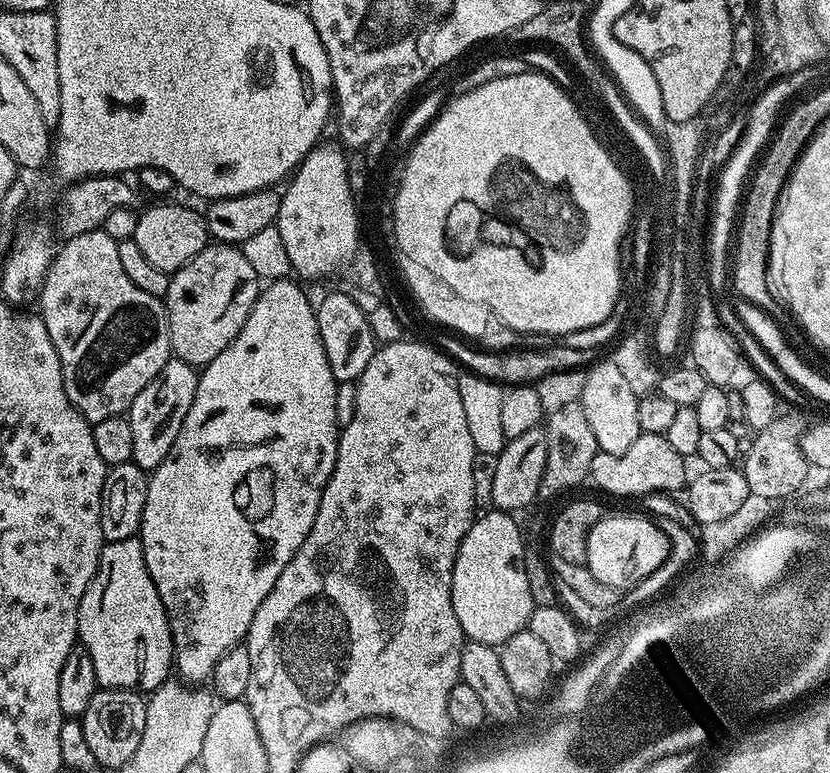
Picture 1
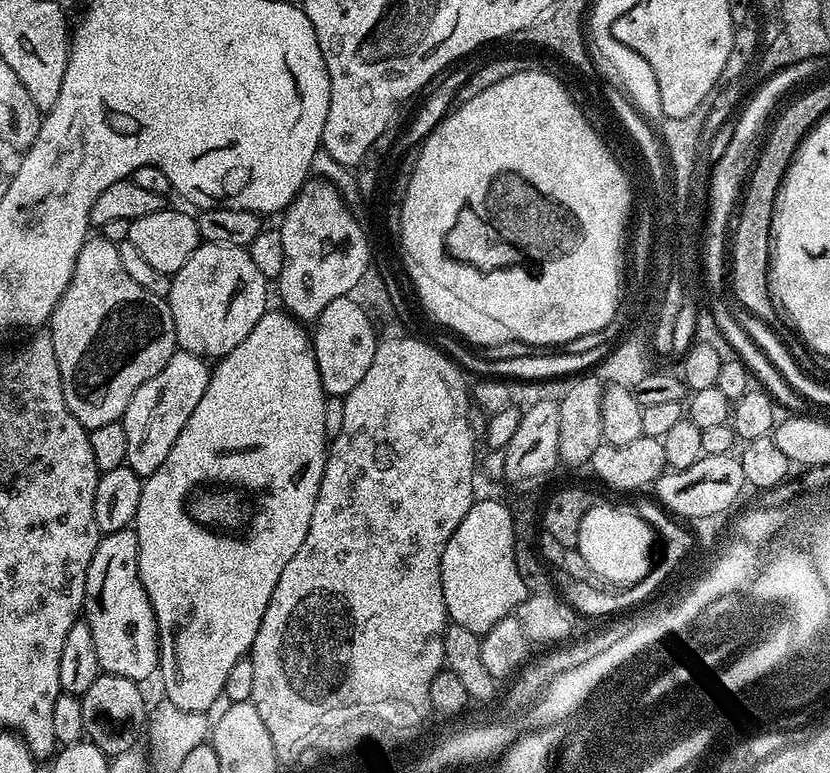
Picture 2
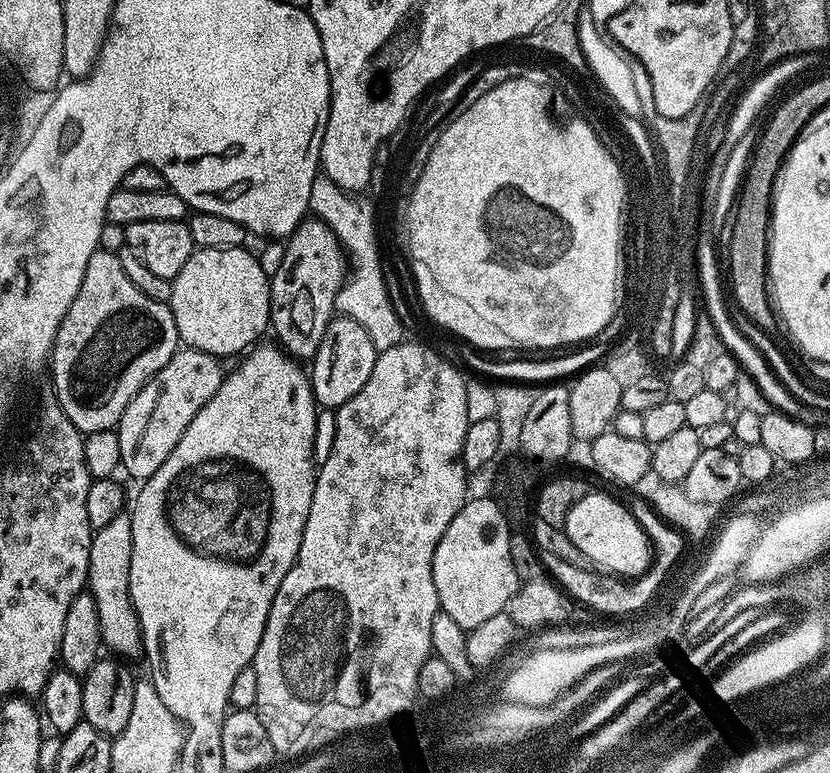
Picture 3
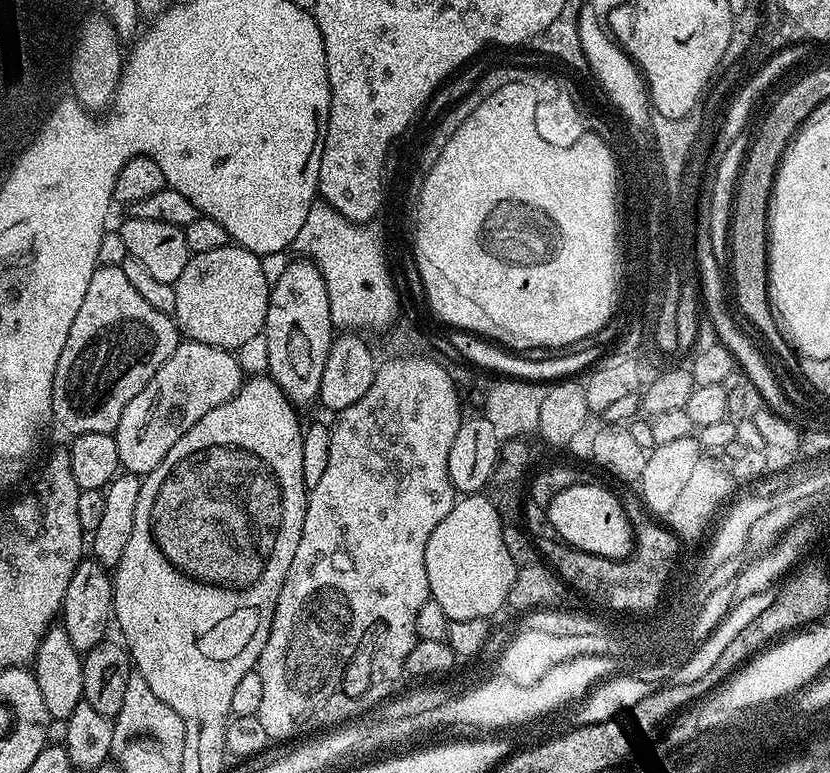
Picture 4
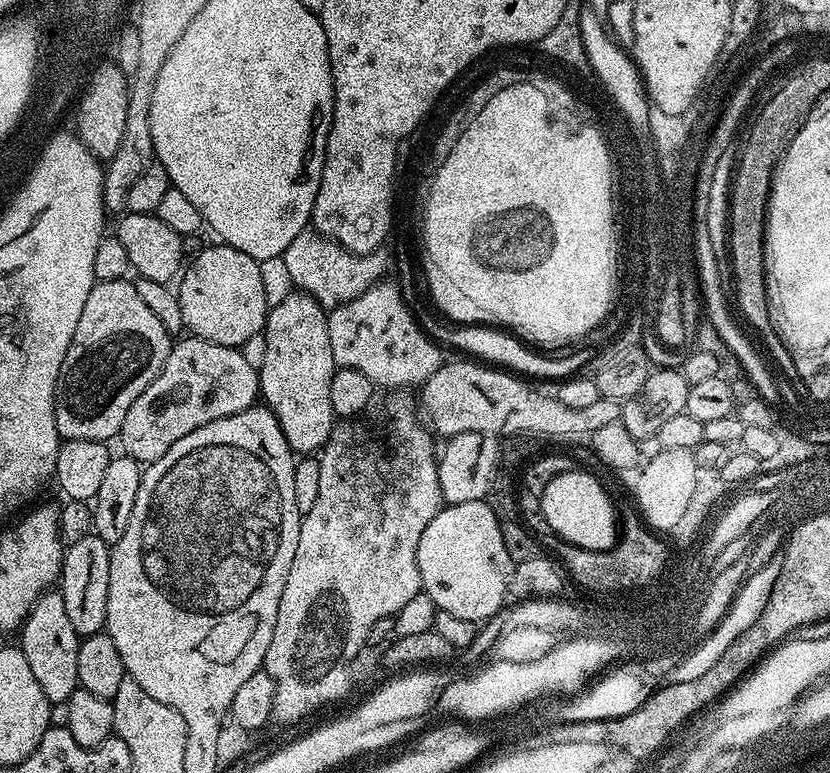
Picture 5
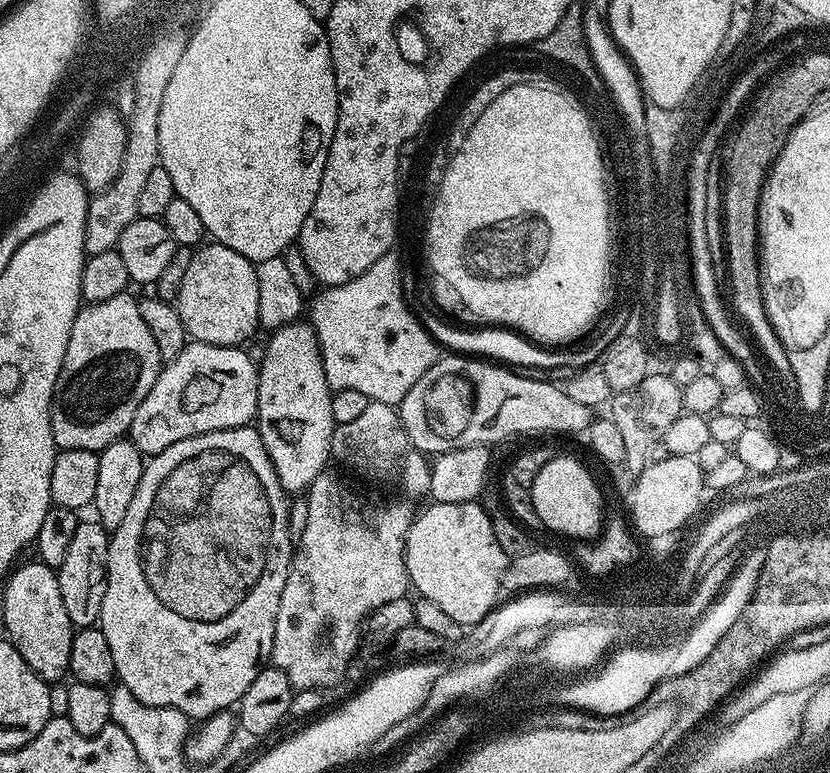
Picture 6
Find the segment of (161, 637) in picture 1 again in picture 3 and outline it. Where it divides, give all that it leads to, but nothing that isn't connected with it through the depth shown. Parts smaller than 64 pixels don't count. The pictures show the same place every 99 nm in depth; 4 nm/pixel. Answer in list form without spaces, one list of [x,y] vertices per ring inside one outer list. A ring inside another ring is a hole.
[[[127,511],[120,512],[106,526],[95,529],[90,546],[87,591],[94,598],[98,610],[100,638],[109,653],[120,658],[139,657],[142,652],[140,623],[130,602],[130,554],[132,553],[132,518]]]

